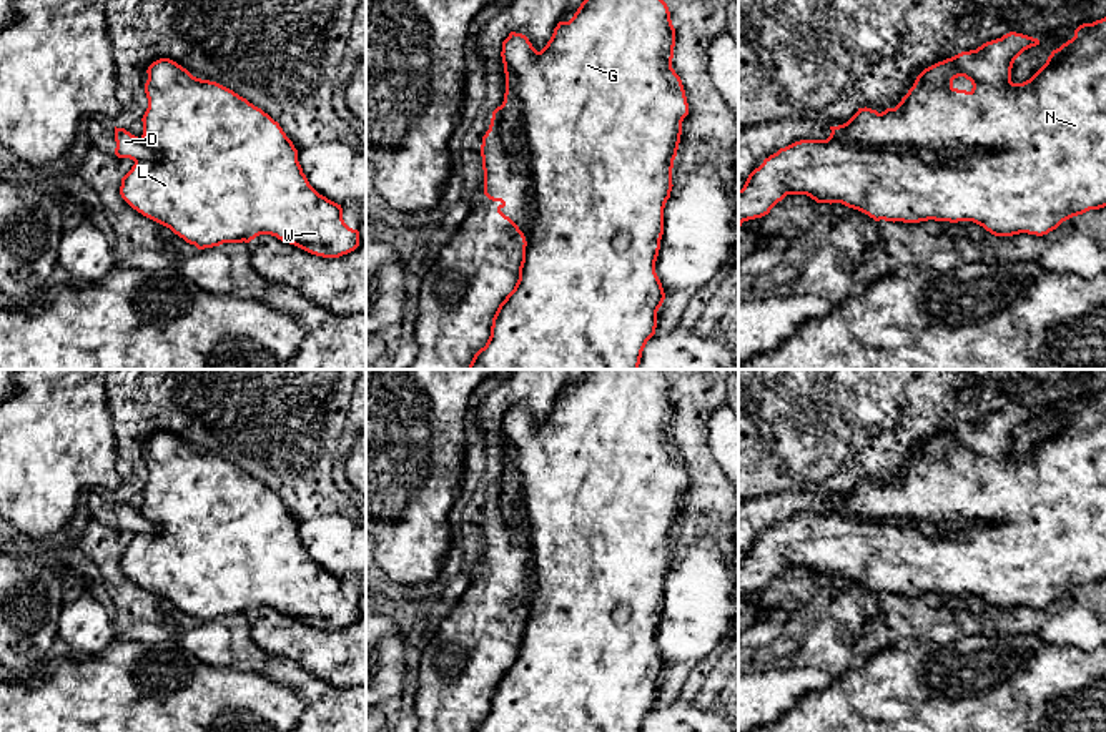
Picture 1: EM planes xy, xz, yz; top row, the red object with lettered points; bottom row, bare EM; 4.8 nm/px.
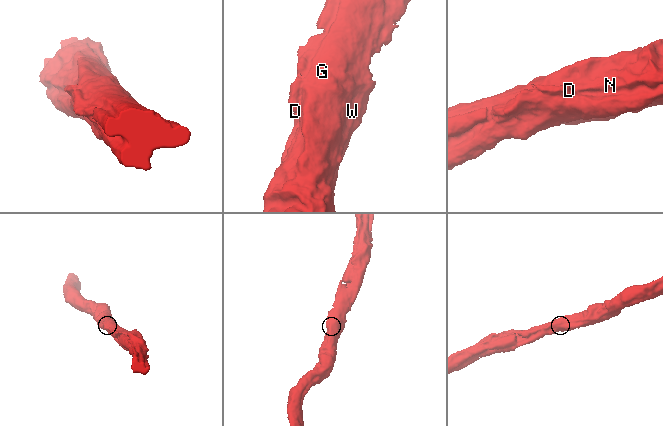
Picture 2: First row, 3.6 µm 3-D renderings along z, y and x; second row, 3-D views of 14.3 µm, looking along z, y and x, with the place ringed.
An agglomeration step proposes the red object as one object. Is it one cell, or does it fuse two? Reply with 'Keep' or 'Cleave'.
Cleave

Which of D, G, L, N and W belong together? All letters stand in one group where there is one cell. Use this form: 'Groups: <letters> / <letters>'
Groups: D / G L N W

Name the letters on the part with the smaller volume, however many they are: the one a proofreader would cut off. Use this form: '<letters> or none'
D

